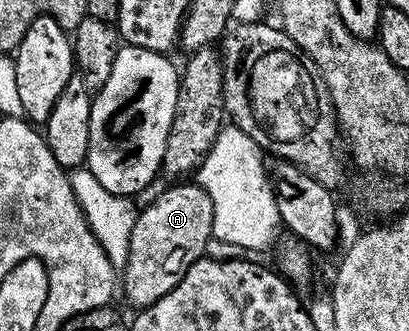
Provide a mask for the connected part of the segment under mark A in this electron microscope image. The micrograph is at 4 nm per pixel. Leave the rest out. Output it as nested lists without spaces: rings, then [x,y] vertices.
[[[197,183],[169,184],[157,201],[136,214],[134,231],[130,231],[130,251],[122,266],[122,293],[130,304],[142,310],[153,305],[170,291],[190,271],[190,267],[205,256],[206,241],[211,239],[214,205],[210,195]]]

